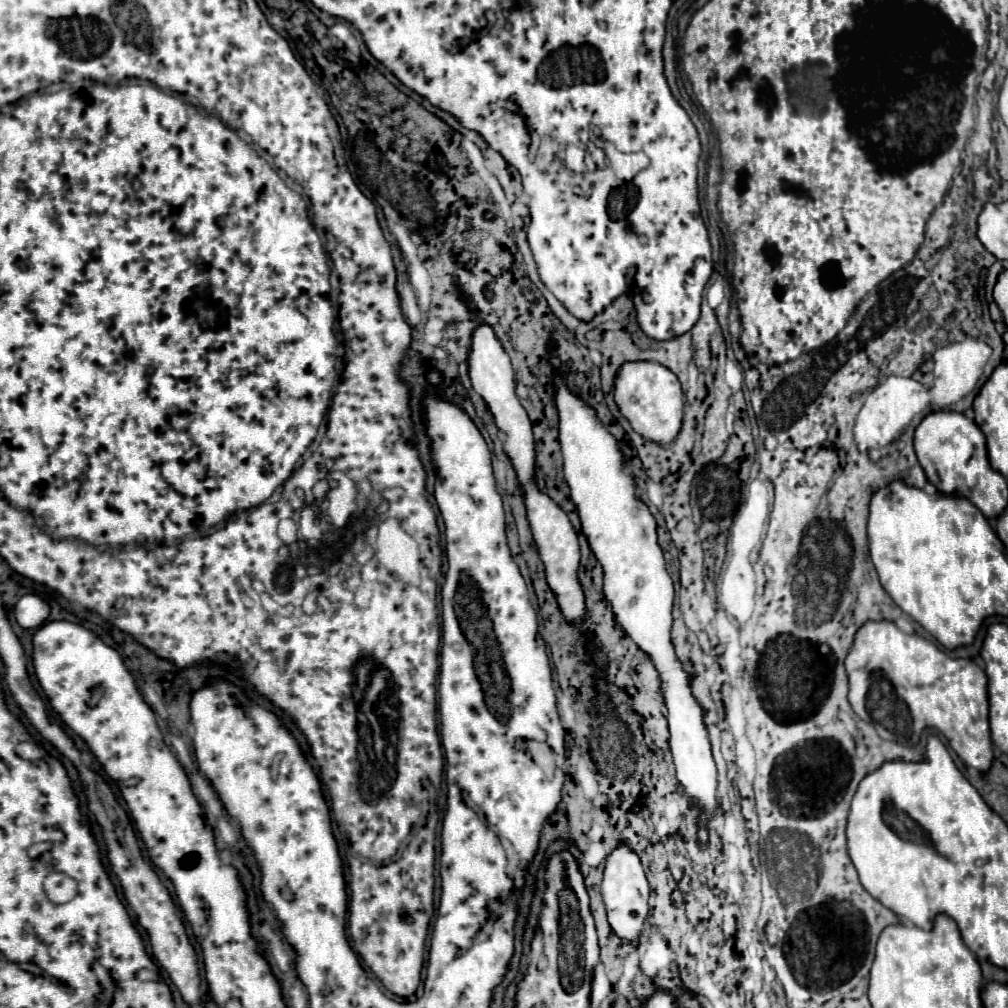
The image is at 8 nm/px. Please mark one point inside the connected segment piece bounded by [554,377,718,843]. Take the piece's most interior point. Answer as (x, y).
(621, 532)

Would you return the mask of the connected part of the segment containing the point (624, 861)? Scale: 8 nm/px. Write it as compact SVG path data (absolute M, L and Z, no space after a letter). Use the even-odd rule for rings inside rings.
M620 841L616 849L604 859L604 879L600 883L600 893L608 911L608 923L626 943L638 943L638 937L644 929L644 921L648 915L648 881L638 853L626 843Z

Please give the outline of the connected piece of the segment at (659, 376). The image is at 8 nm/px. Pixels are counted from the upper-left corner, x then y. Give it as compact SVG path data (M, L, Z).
M626 361L620 365L614 379L614 401L620 413L630 421L632 429L644 439L660 445L672 443L682 427L684 395L678 377L660 363L654 361Z

